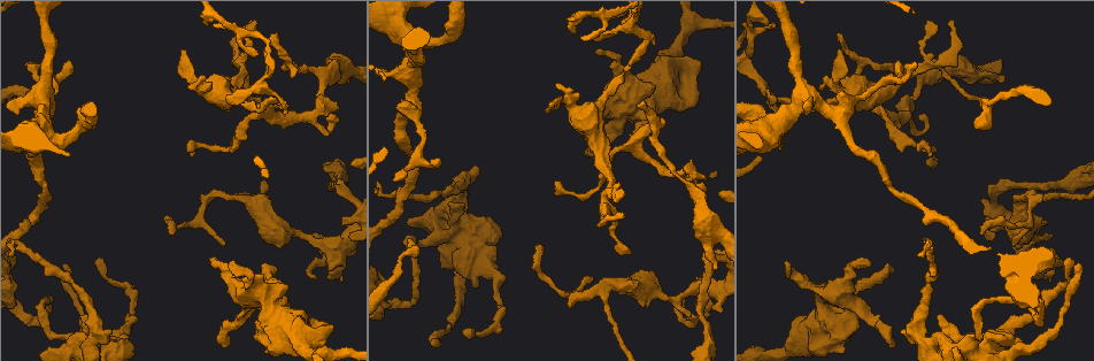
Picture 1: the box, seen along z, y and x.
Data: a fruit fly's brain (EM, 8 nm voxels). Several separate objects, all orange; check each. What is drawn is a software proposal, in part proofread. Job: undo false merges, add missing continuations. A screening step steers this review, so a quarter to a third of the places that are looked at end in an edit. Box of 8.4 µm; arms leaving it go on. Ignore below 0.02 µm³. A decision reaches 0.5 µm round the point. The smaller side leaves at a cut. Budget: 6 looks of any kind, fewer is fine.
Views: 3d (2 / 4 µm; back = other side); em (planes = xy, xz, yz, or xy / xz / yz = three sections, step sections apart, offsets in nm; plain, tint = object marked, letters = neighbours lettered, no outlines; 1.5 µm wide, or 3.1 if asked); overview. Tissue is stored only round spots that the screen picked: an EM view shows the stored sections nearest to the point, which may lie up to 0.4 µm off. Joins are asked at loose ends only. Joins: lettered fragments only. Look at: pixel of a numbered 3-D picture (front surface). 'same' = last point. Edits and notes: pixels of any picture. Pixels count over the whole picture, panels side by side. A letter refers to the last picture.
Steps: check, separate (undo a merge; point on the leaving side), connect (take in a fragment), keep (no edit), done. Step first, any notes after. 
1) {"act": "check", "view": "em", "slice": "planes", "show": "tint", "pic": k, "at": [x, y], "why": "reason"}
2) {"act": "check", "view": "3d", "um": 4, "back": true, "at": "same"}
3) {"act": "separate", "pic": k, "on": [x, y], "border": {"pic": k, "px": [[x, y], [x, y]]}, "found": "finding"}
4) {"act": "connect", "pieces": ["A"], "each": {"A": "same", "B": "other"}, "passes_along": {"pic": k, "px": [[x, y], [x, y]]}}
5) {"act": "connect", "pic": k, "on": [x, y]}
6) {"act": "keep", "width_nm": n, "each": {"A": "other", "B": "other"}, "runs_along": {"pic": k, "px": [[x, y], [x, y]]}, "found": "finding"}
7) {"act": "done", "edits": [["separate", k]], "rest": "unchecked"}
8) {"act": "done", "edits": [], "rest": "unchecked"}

{"act": "check", "view": "em", "slice": "planes", "show": "letters", "pic": 1, "at": [1079, 263], "why": "end of a long branch"}

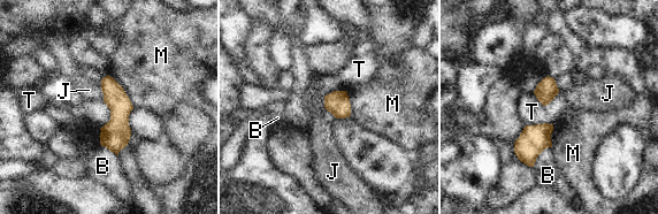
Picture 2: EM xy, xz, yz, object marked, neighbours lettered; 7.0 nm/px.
{"act": "keep", "each": {"B": "other", "J": "other", "M": "other", "T": "other"}, "found": "no lettered fragment goes on from it"}

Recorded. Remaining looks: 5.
{"act": "check", "view": "3d", "um": 2, "back": true, "pic": 1, "at": [1019, 339], "why": "an open end"}

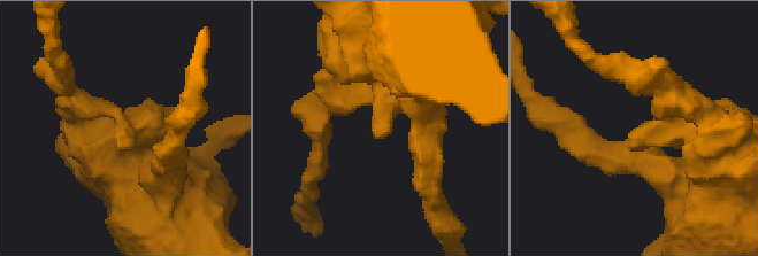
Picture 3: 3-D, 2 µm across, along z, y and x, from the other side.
{"act": "check", "view": "em", "slice": "xz", "step": 8, "show": "tint", "pic": 3, "at": [632, 135], "why": "need the tissue"}

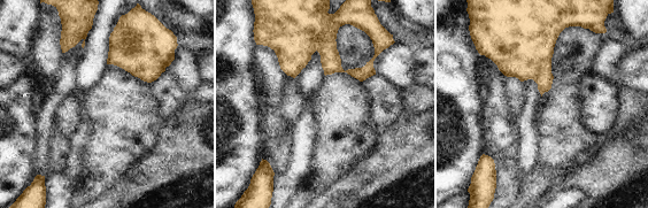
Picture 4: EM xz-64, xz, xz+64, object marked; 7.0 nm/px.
{"act": "check", "view": "em", "slice": "xz", "step": 8, "show": "letters", "at": "same", "why": "what lies round it"}

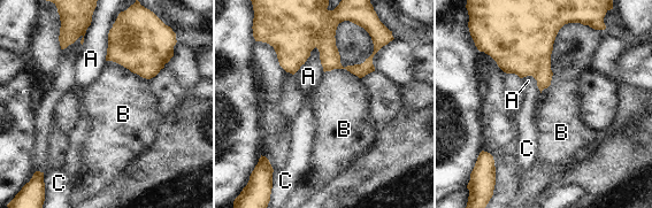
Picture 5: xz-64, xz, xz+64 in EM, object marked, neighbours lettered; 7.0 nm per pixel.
{"act": "keep", "each": {"A": "other", "B": "other", "C": "other"}, "border": {"pic": 5, "px": [[106, 60], [117, 62], [148, 79]]}, "found": "none of them fits"}

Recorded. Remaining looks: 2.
{"act": "done", "edits": [], "rest": "unchecked"}

